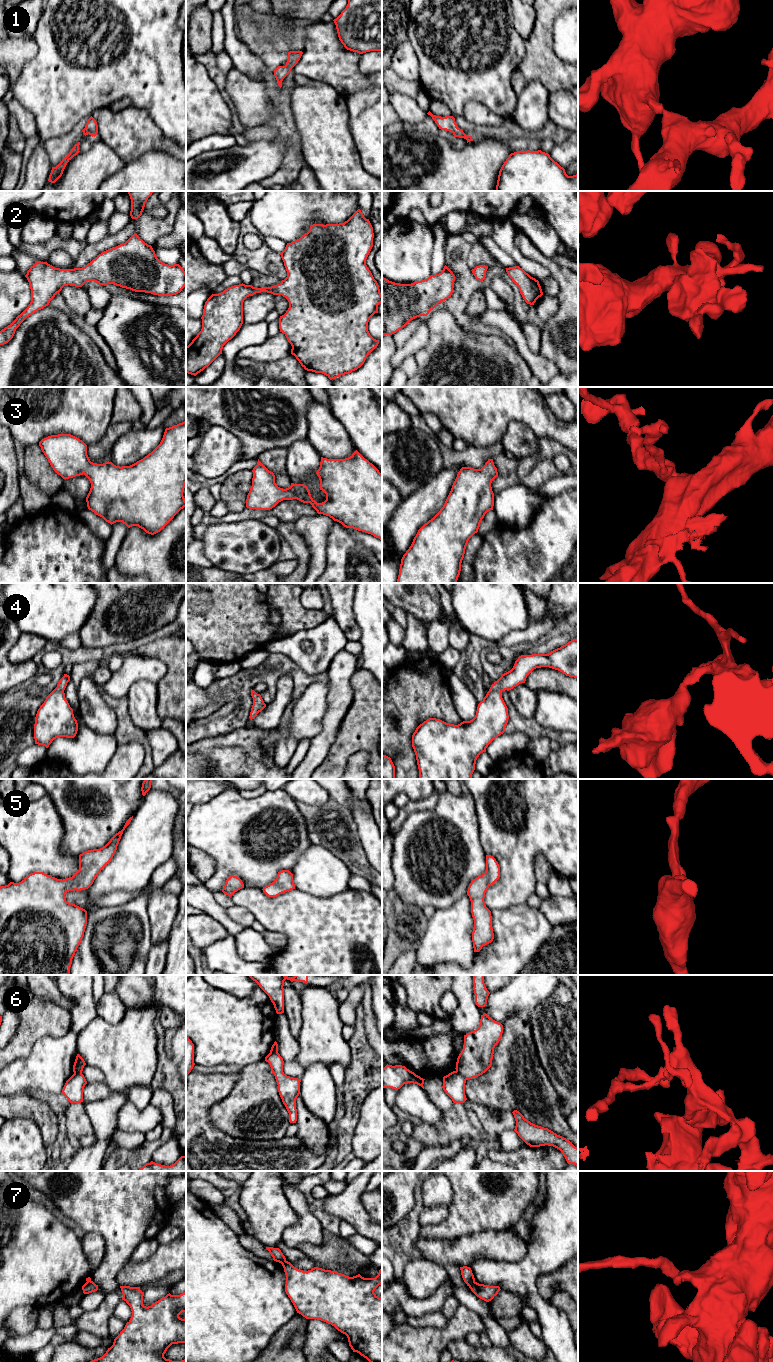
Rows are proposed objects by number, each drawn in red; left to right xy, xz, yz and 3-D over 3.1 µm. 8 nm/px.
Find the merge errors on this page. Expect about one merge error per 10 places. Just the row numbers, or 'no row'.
6, 7

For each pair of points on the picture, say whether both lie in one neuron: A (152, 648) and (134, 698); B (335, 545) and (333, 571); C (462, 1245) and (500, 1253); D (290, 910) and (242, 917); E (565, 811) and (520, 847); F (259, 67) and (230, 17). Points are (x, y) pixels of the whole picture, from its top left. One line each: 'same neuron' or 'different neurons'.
A: different neurons
B: same neuron
C: same neuron
D: different neurons
E: same neuron
F: same neuron

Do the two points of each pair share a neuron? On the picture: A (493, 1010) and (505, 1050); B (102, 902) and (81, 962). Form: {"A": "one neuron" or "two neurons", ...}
{"A": "two neurons", "B": "two neurons"}

